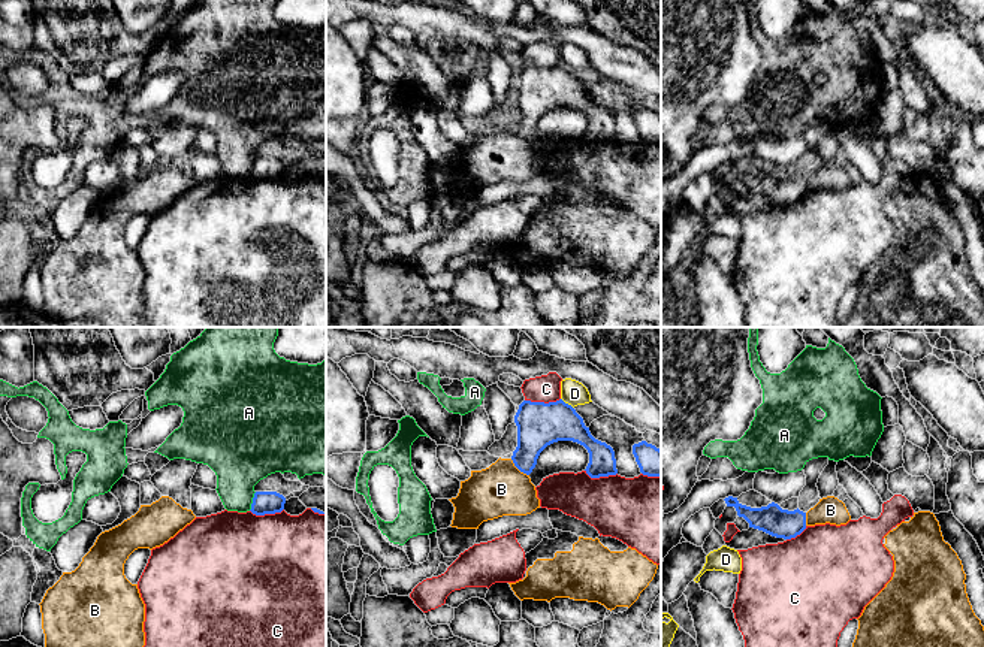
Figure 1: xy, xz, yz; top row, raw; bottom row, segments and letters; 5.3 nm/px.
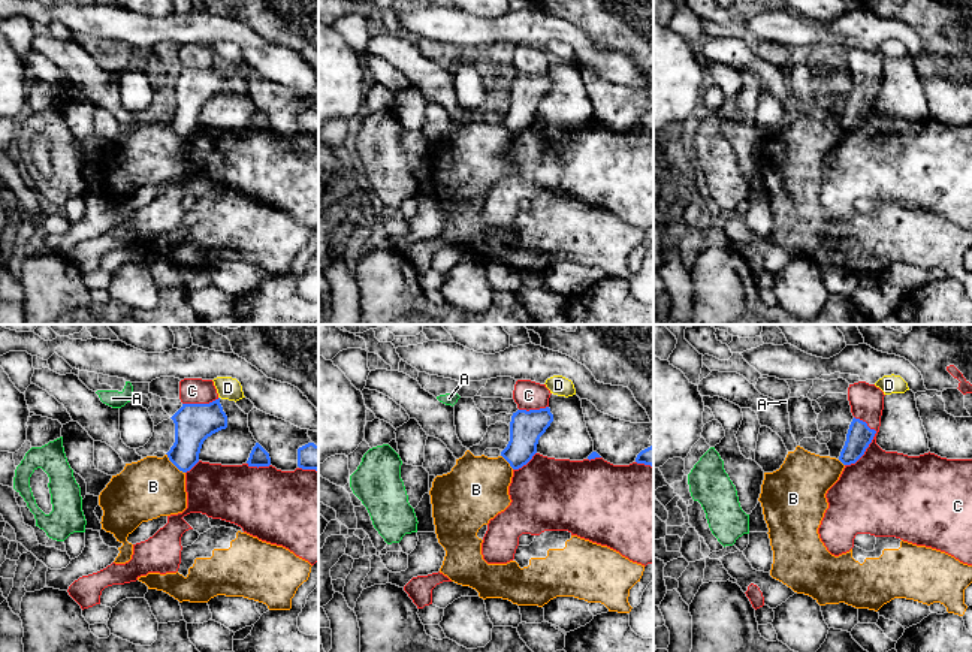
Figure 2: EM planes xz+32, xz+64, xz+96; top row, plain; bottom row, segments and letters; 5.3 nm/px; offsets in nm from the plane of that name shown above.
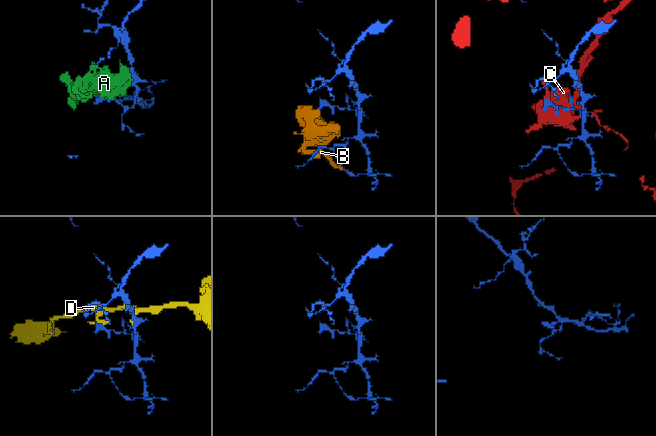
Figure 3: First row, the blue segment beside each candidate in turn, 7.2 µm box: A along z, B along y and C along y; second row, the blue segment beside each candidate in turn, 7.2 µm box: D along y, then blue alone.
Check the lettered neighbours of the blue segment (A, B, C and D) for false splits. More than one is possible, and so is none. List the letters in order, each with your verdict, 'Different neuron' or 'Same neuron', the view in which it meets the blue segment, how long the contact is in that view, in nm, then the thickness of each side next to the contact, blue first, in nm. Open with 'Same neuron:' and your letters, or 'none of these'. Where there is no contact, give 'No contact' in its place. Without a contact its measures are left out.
Same neuron: none of these
A: Different neuron. Touches blue in xy. Shared border 110 nm. Thickness 130 nm (blue) against 320 nm
B: Different neuron. Touches blue in xz. Shared border 140 nm. Thickness 220 nm (blue) against 280 nm
C: Different neuron. Touches blue in xz. Shared border 190 nm. Thickness 240 nm (blue) against 150 nm
D: Different neuron. Touches blue in xz. Shared border 90 nm. Thickness 240 nm (blue) against 130 nm

